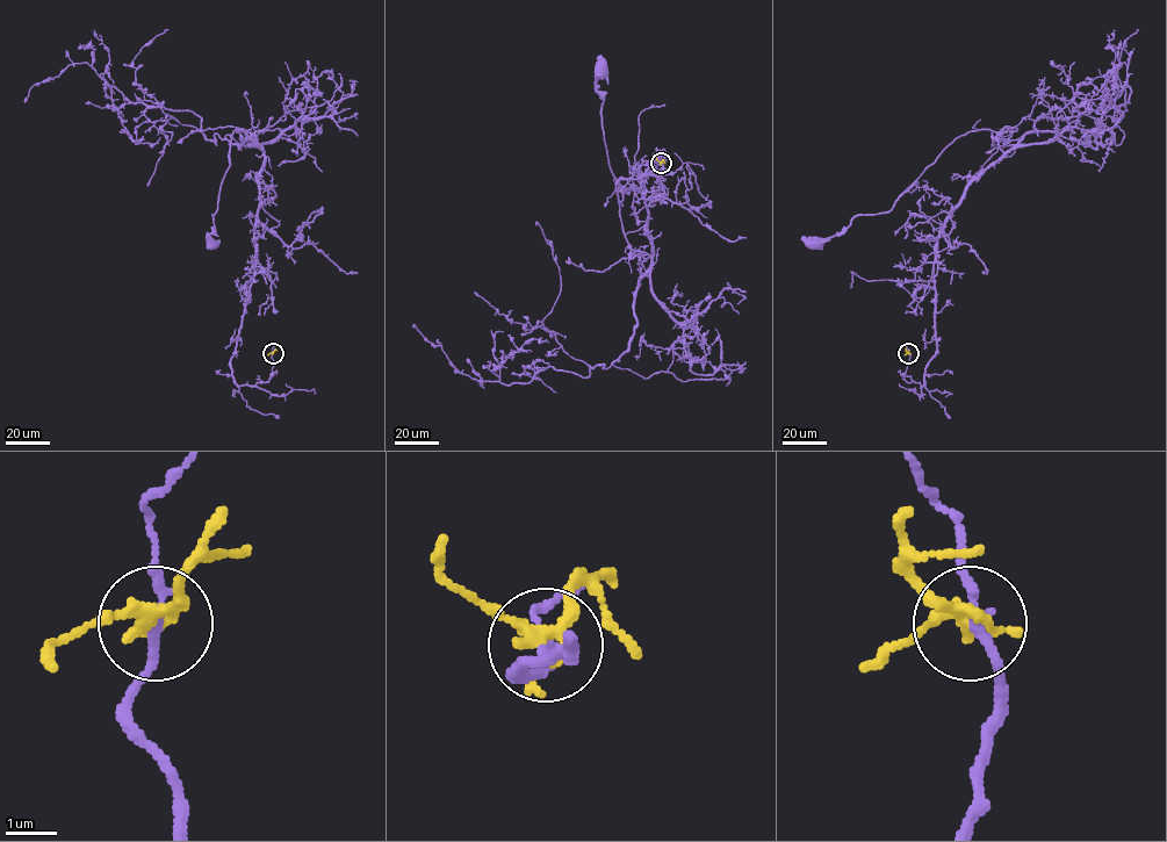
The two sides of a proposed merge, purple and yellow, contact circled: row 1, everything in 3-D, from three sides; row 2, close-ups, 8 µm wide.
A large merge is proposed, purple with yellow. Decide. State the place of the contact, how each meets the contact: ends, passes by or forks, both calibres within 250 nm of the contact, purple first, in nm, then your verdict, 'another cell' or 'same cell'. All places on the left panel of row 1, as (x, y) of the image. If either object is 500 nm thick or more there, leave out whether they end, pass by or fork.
(273, 353) | purple passes by | yellow forks | 190/200 nm | another cell

